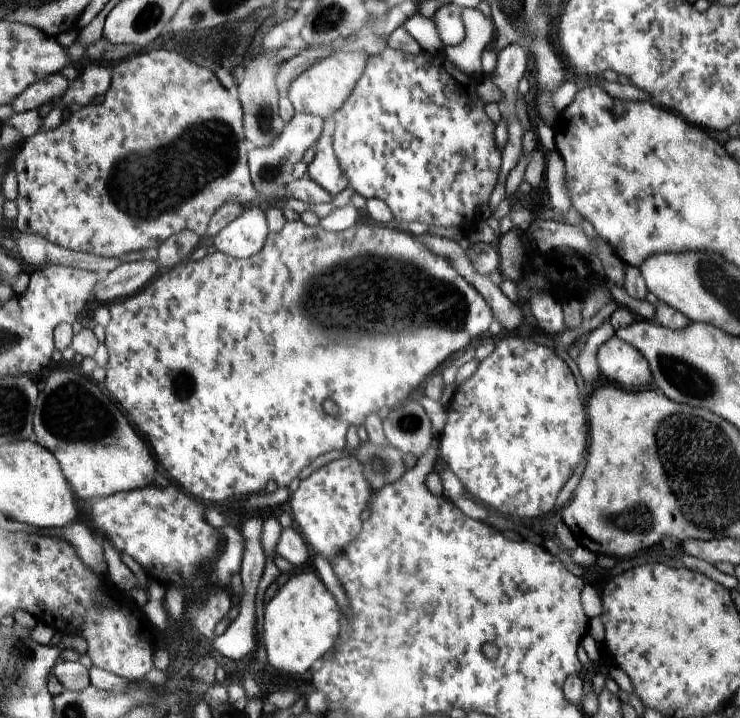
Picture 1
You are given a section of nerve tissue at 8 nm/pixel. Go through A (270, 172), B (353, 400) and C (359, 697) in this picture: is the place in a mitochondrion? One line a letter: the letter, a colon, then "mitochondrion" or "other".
A: mitochondrion
B: other
C: other

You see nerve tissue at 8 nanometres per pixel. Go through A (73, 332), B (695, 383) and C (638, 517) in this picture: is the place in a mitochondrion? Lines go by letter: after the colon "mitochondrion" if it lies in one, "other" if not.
A: other
B: mitochondrion
C: mitochondrion

